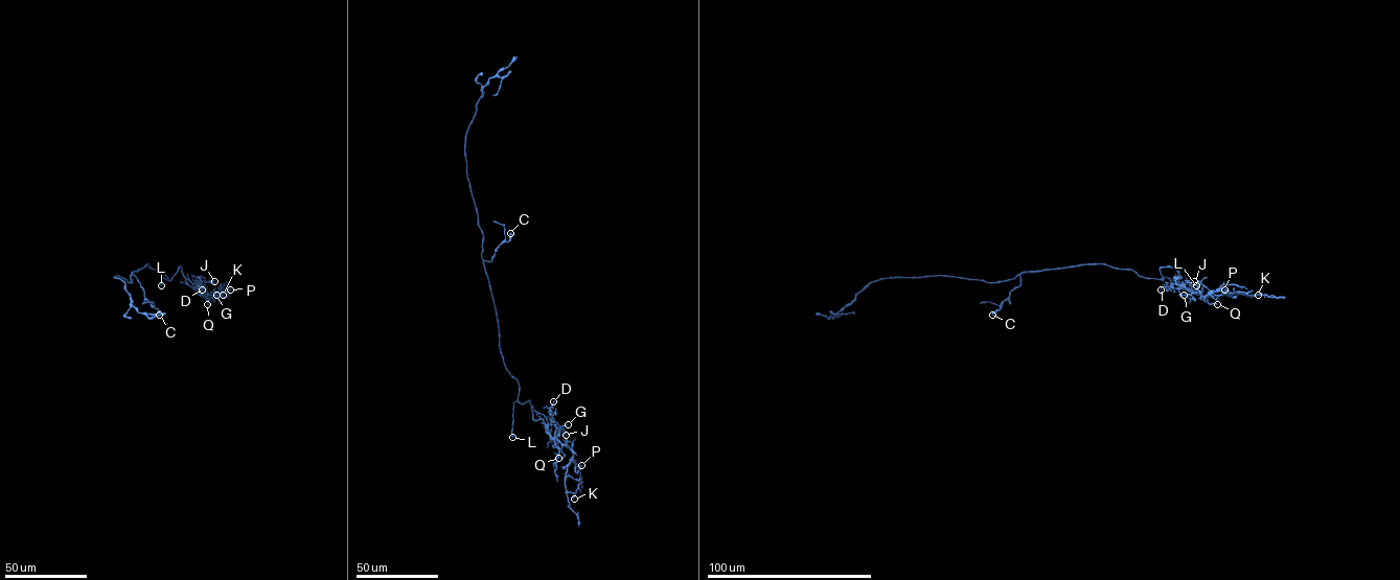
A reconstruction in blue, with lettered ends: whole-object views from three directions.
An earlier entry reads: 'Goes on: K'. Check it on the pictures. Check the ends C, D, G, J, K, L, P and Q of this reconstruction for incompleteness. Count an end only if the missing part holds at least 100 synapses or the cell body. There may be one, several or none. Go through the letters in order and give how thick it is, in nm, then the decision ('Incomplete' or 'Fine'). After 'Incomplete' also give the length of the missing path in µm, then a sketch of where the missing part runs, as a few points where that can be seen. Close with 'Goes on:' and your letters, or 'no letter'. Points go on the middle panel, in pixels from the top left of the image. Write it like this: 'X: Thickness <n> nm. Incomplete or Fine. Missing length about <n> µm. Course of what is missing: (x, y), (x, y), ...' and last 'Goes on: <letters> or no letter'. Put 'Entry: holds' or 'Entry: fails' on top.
Entry: fails
C: Thickness 480 nm. Fine
D: Thickness 180 nm. Fine
G: Thickness 260 nm. Fine
J: Thickness 200 nm. Fine
K: Thickness 150 nm. Fine
L: Thickness 440 nm. Fine
P: Thickness 170 nm. Fine
Q: Thickness 300 nm. Incomplete. Missing length about 140 µm
Goes on: Q

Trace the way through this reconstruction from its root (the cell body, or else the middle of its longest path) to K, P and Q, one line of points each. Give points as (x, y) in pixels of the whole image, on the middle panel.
K: (495, 305), (518, 400), (529, 400), (533, 418), (572, 450), (565, 486), (574, 499)
P: (495, 305), (518, 400), (529, 400), (533, 418), (572, 450), (576, 472), (581, 465)
Q: (495, 305), (499, 347), (506, 370), (518, 380), (518, 400), (530, 400), (533, 418), (543, 420), (558, 458)

